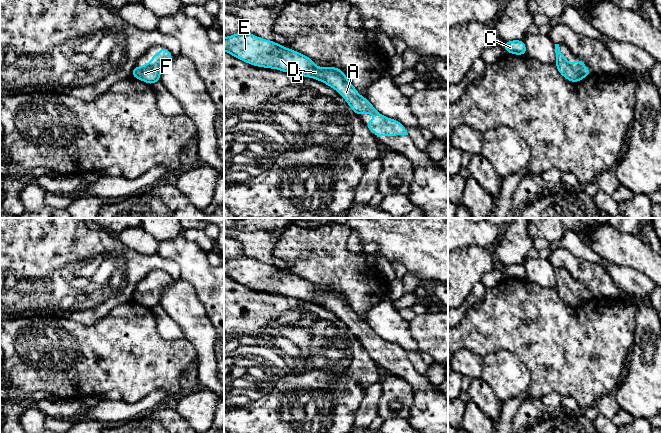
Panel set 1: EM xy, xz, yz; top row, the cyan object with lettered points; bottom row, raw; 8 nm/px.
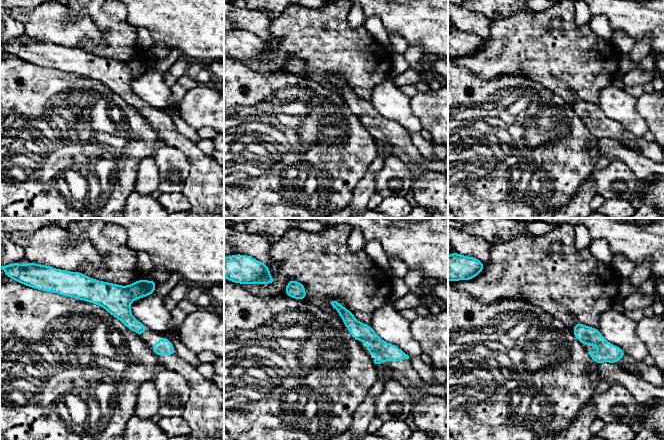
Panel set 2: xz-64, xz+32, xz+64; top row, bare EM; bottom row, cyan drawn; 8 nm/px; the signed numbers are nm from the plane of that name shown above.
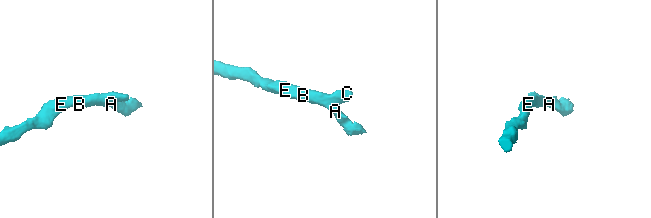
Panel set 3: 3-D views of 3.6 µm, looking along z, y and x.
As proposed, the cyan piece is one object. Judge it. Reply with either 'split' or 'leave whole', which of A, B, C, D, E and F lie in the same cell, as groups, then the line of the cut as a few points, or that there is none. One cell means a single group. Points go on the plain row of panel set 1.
leave whole; groups A B C D E F; cut none

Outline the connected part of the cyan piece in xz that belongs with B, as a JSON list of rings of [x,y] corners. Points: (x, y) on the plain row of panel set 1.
[[[247,255],[224,261],[224,275],[252,290],[313,302],[330,310],[345,323],[354,337],[375,340],[374,344],[365,347],[369,355],[377,357],[377,364],[383,359],[408,359],[402,347],[380,338],[366,321],[361,320],[340,292],[318,291],[310,281]]]

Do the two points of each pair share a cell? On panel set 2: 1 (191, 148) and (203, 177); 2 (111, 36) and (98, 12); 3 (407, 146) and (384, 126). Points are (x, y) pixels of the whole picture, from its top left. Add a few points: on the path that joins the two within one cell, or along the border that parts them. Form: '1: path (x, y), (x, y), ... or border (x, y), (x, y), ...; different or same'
1: path (195, 155), (203, 170); same
2: path (111, 30), (111, 25), (104, 18); same
3: path (401, 140), (390, 131); same

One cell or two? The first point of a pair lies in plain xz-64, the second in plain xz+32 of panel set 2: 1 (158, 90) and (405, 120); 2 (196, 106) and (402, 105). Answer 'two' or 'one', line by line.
1: one
2: two

